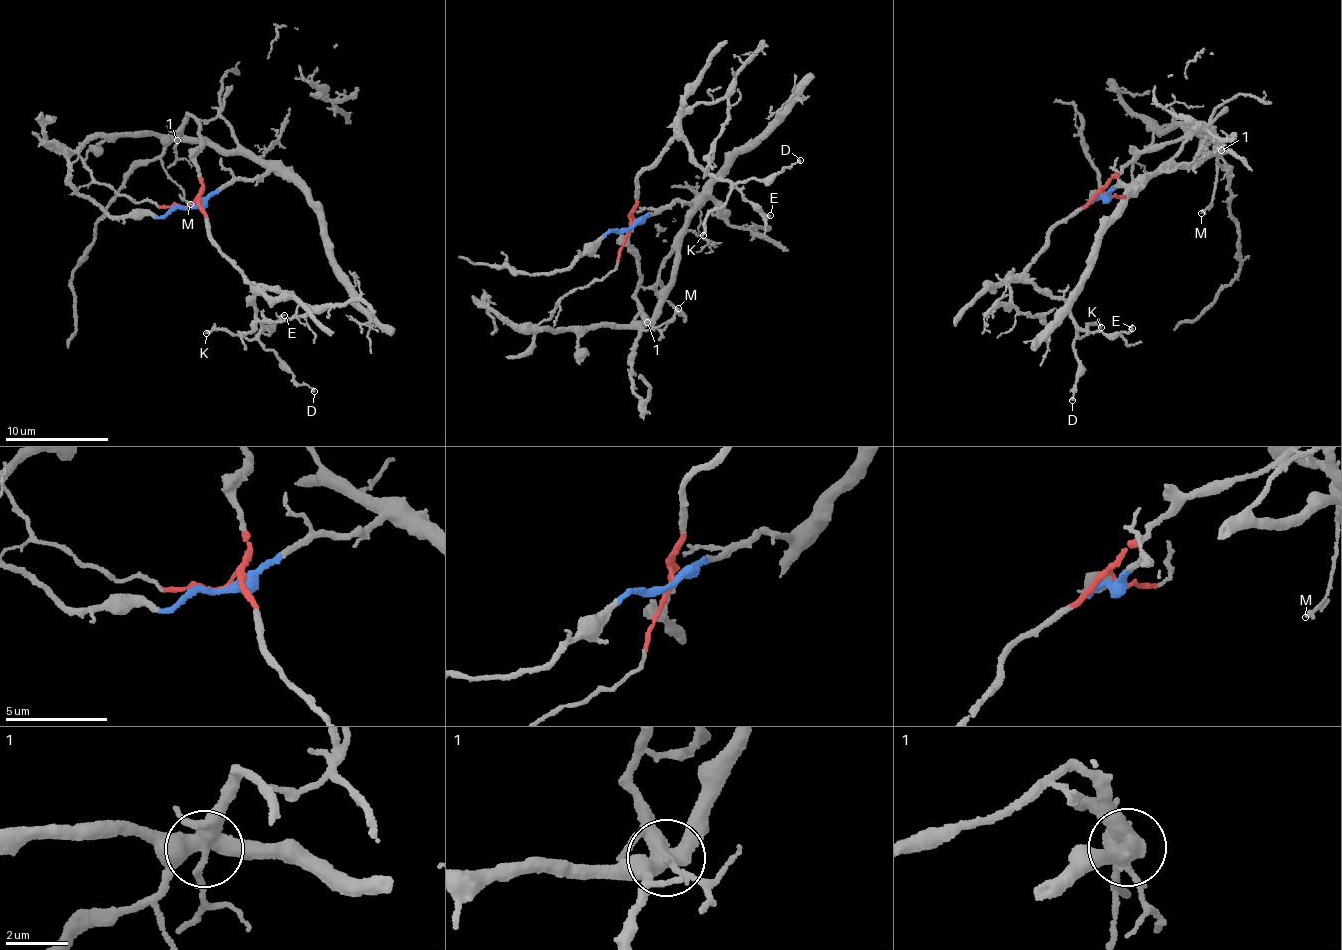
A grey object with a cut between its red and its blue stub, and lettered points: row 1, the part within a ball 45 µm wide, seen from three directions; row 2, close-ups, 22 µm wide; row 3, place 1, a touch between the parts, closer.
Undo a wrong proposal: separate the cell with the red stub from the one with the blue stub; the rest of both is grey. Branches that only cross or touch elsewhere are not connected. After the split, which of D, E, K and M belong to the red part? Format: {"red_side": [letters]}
{"red_side": ["D", "E", "K"]}

